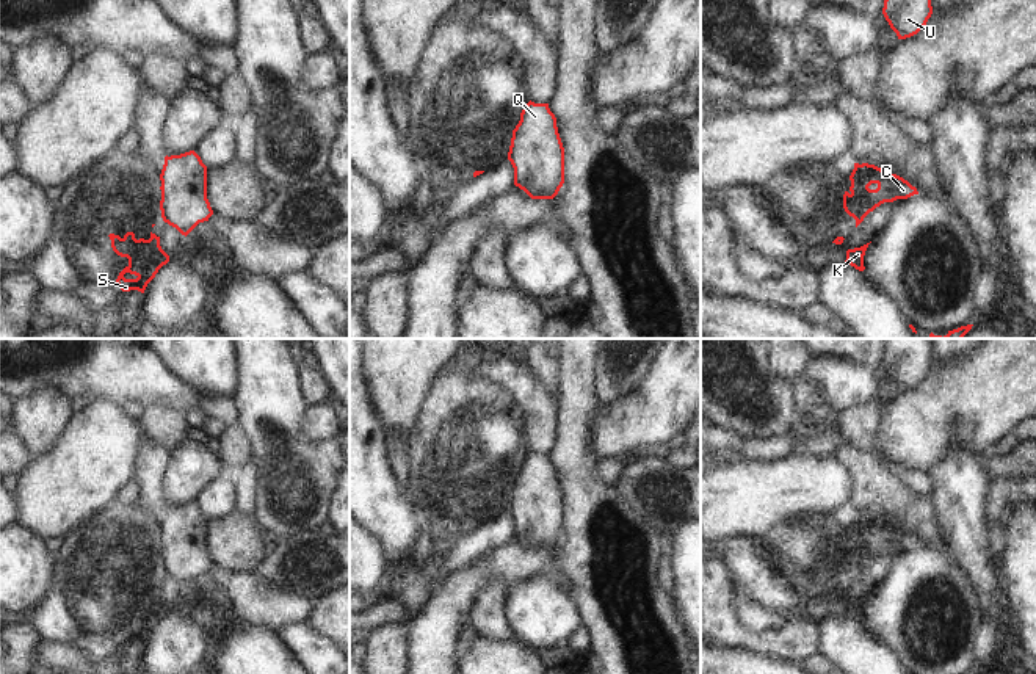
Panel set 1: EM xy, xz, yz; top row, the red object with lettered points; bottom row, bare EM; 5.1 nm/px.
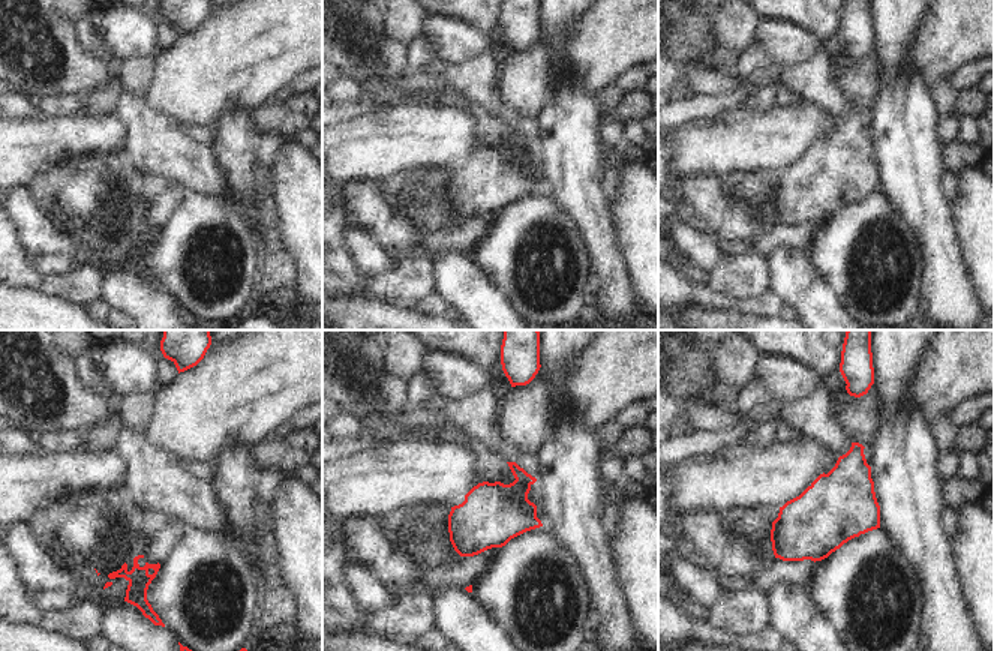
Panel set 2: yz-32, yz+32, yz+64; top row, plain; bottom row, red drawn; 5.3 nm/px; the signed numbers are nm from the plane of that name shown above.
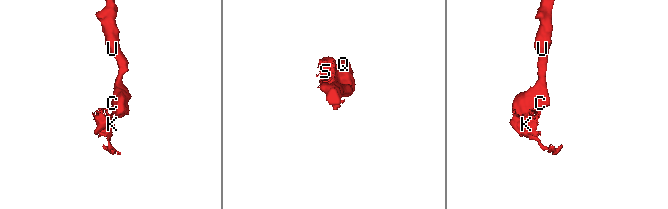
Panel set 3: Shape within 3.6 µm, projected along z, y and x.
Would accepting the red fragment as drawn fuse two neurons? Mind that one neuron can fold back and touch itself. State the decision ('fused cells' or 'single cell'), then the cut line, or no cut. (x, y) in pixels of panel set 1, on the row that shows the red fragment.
fused cells | yz (844, 204), (850, 213), (862, 212), (865, 215)

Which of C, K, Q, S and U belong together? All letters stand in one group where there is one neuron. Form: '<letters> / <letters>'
C Q U / K S

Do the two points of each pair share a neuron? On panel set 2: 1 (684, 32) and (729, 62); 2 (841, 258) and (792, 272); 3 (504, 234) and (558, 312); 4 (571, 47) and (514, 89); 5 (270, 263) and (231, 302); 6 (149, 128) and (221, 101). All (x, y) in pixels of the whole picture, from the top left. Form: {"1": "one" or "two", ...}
{"1": "one", "2": "two", "3": "one", "4": "one", "5": "two", "6": "two"}

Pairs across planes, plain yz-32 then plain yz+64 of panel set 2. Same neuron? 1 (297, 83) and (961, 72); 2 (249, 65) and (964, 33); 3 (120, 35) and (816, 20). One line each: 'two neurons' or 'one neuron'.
1: one neuron
2: one neuron
3: two neurons

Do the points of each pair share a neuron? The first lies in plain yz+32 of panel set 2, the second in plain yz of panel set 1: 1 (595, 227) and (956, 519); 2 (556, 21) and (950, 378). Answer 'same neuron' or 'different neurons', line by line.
1: same neuron
2: different neurons

